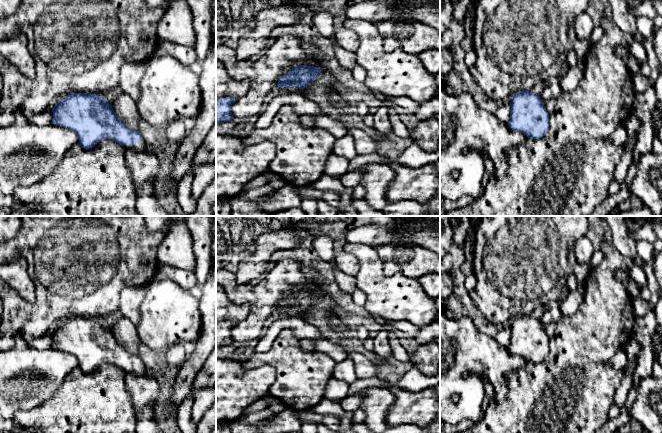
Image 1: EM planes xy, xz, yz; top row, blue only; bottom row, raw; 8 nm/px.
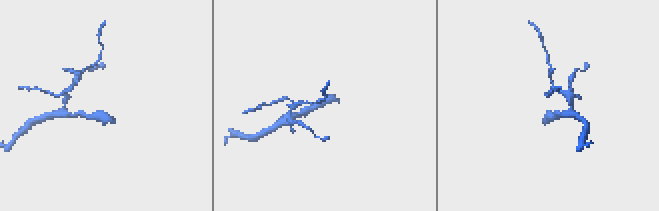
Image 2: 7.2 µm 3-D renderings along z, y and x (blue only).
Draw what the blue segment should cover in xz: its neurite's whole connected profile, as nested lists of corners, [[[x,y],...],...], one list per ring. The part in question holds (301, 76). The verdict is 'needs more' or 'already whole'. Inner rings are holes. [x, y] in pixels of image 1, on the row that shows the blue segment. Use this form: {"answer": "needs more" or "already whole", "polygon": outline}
{"answer": "already whole", "polygon": [[[298,65],[279,78],[277,86],[285,89],[290,87],[305,89],[321,74],[321,69],[318,67]]]}

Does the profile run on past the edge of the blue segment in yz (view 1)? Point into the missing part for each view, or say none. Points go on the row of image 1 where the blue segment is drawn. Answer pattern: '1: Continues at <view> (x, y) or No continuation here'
1: No continuation here

